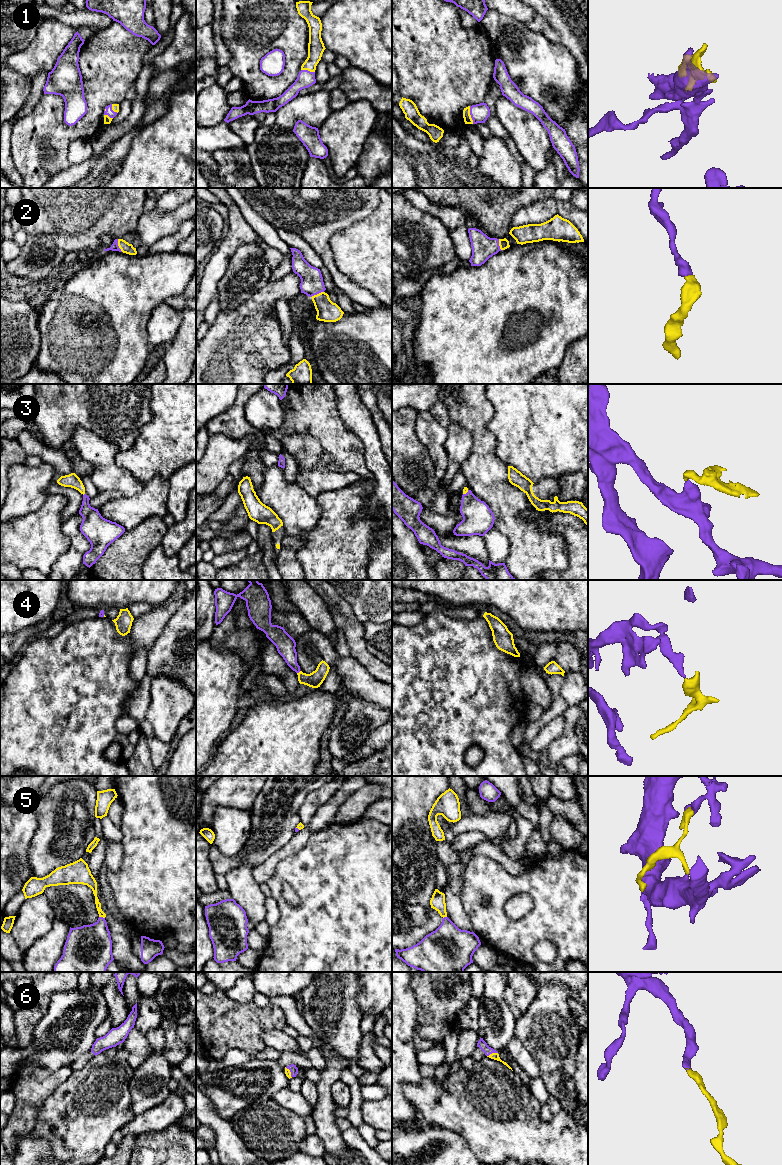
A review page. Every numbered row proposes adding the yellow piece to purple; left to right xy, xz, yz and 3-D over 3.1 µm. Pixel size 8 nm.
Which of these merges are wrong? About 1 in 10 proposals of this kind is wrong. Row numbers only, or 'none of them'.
none of them

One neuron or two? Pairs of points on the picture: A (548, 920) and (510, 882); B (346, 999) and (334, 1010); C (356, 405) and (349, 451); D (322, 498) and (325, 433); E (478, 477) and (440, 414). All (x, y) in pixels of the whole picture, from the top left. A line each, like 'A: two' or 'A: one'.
A: one
B: one
C: two
D: two
E: two

